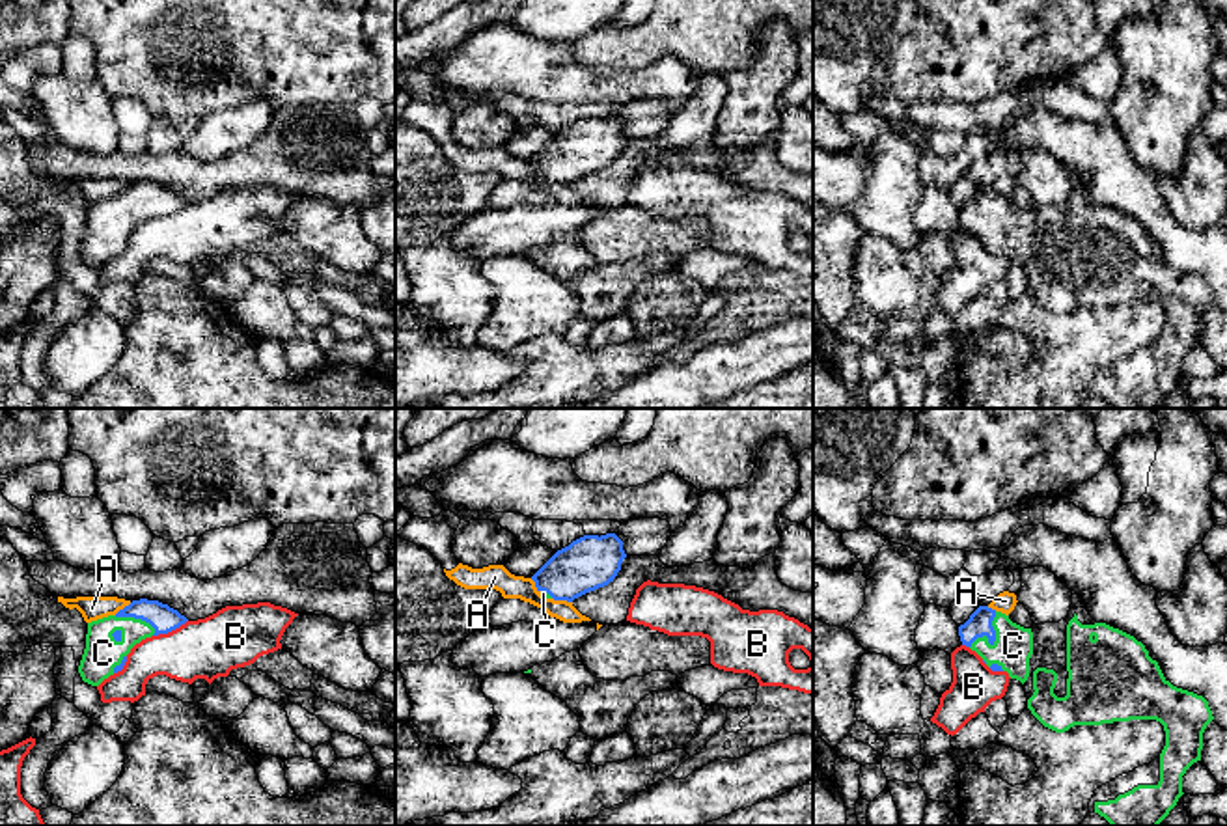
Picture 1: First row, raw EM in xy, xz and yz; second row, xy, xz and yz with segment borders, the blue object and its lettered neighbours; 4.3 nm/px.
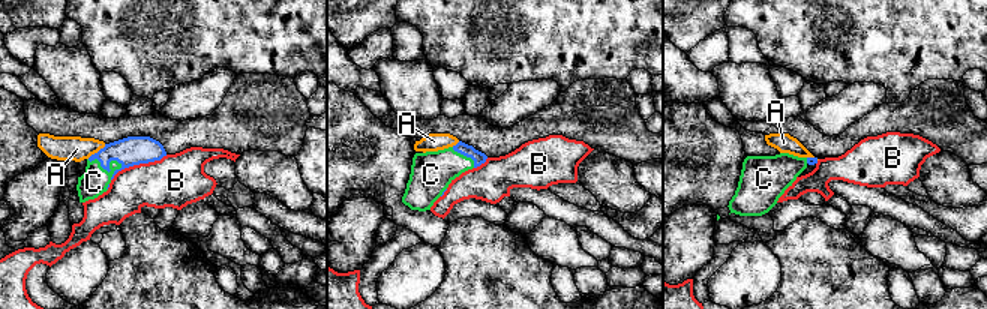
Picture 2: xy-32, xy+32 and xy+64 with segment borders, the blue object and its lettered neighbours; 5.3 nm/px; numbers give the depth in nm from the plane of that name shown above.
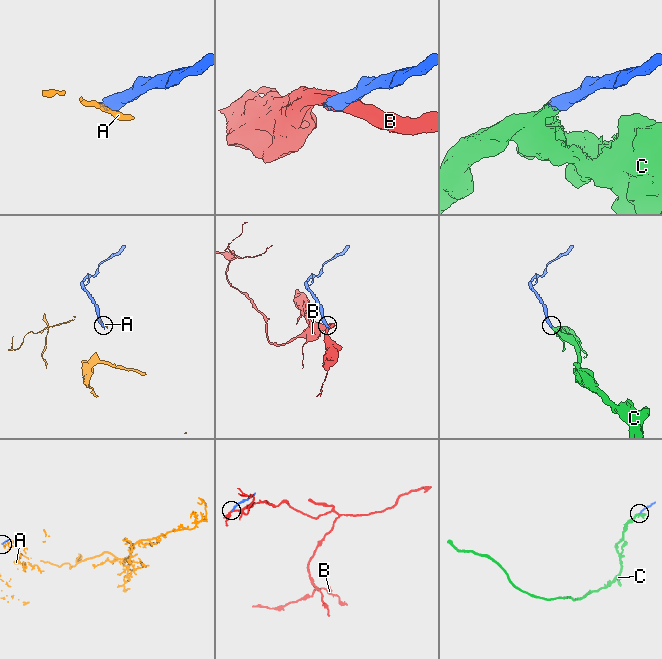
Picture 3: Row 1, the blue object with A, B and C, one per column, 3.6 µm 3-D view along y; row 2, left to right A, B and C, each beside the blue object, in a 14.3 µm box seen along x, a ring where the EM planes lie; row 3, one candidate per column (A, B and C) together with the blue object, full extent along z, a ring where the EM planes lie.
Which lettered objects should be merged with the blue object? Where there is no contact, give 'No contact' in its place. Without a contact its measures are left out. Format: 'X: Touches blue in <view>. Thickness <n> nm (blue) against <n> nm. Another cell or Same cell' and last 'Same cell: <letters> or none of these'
A: Touches blue in xz. Thickness 240 nm (blue) against 100 nm. Another cell
B: Touches blue in xy. Thickness 120 nm (blue) against 260 nm. Another cell
C: Touches blue in yz. Thickness 110 nm (blue) against 170 nm. Same cell
Same cell: C

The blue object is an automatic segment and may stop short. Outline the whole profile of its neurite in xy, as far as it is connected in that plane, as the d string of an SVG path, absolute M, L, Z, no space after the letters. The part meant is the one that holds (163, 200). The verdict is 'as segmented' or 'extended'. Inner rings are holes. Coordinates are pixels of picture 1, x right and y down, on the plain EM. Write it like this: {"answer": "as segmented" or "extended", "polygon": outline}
{"answer": "extended", "polygon": "M132 183L116 198L88 205L86 231L78 248L84 265L99 268L123 252L131 231L145 220L168 216L188 201L159 183Z"}

